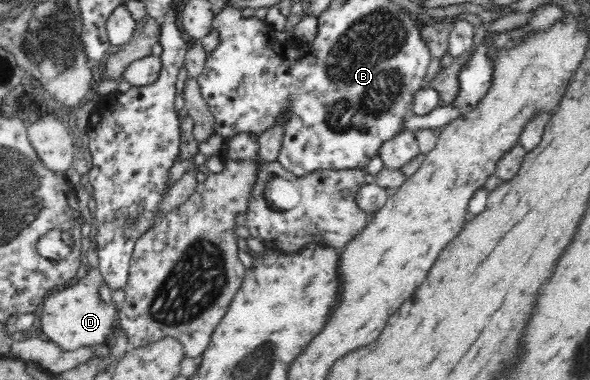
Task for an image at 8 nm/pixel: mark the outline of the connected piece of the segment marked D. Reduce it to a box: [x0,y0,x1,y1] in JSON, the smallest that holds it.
[39,268,115,351]

